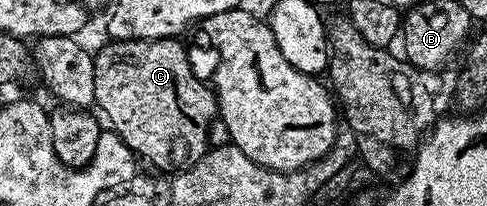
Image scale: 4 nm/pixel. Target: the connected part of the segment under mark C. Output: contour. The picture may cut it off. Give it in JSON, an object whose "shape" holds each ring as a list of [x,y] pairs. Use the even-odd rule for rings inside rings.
{"shape":[[[170,38],[167,40],[113,40],[105,44],[101,49],[96,49],[93,65],[95,66],[95,104],[96,107],[101,107],[100,115],[107,121],[109,119],[108,127],[116,132],[117,136],[130,150],[133,155],[145,160],[149,164],[154,164],[157,169],[165,174],[176,174],[186,168],[190,168],[195,162],[199,162],[201,157],[205,155],[207,149],[210,147],[209,141],[209,127],[212,126],[213,120],[218,119],[219,113],[217,111],[217,98],[214,89],[208,83],[205,84],[199,77],[193,73],[193,64],[189,61],[189,56],[185,53],[185,48],[181,45],[182,41],[177,38]]]}

